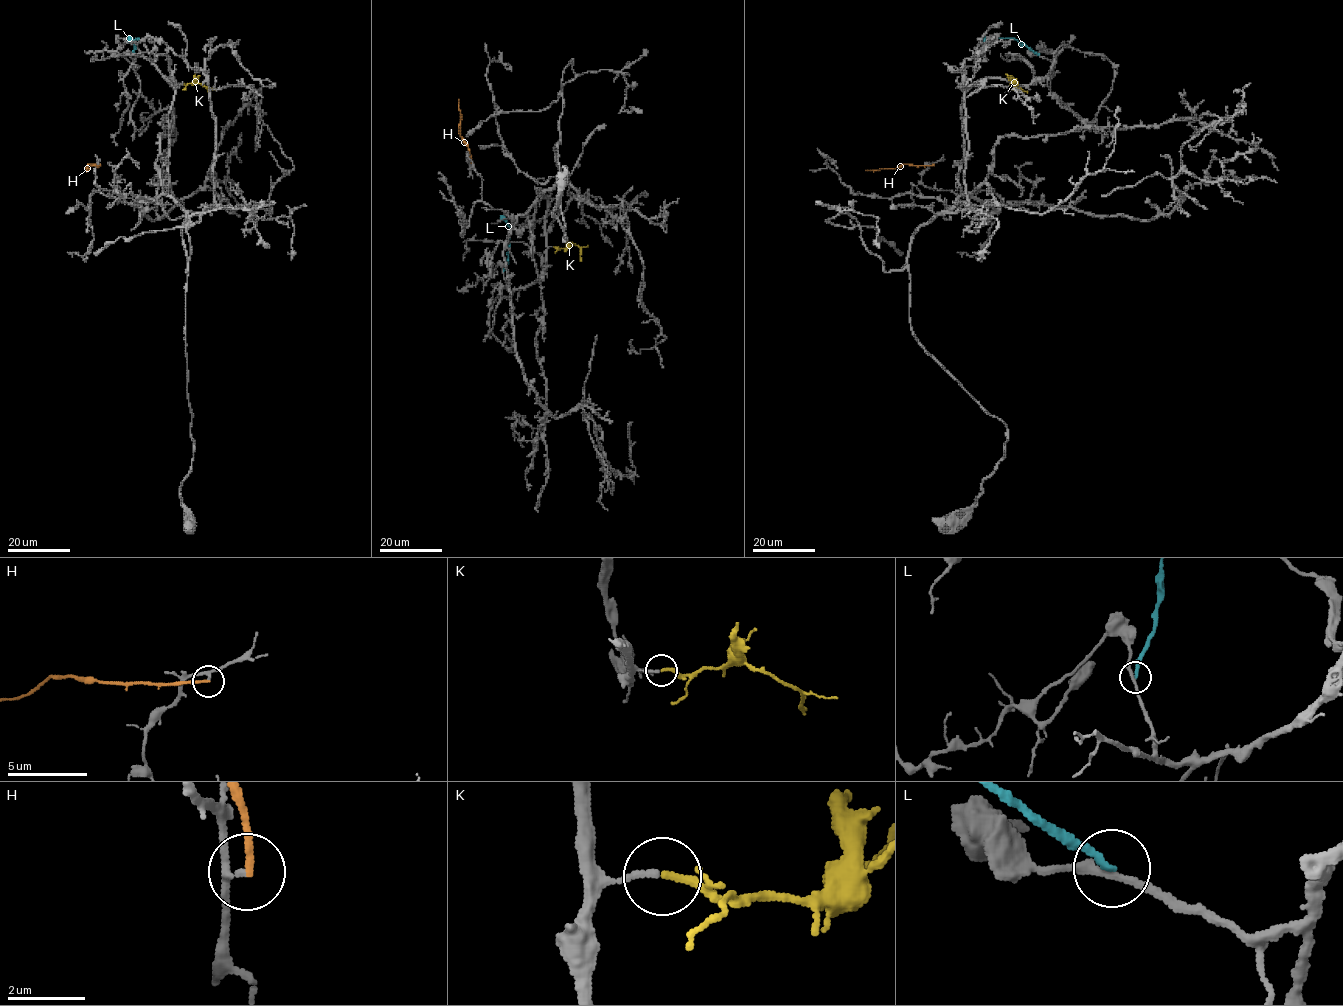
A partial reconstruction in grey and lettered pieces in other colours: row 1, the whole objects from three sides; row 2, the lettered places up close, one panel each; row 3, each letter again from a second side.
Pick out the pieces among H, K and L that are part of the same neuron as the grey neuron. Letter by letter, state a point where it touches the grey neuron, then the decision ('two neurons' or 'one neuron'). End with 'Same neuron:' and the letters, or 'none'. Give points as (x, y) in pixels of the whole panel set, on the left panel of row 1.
H: contact (99, 165); two neurons
K: contact (180, 83); one neuron
L: contact (131, 55); two neurons
Same neuron: K

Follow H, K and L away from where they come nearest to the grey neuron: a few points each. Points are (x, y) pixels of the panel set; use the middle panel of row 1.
H: (472, 167), (467, 144), (460, 134), (458, 99)
K: (553, 247), (568, 248), (576, 245), (580, 248), (581, 261)
L: (503, 273), (507, 265), (509, 226), (501, 215)

